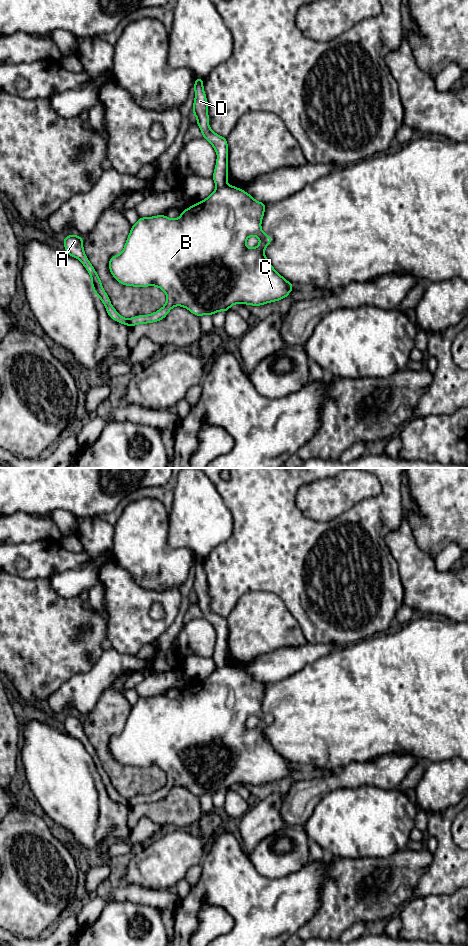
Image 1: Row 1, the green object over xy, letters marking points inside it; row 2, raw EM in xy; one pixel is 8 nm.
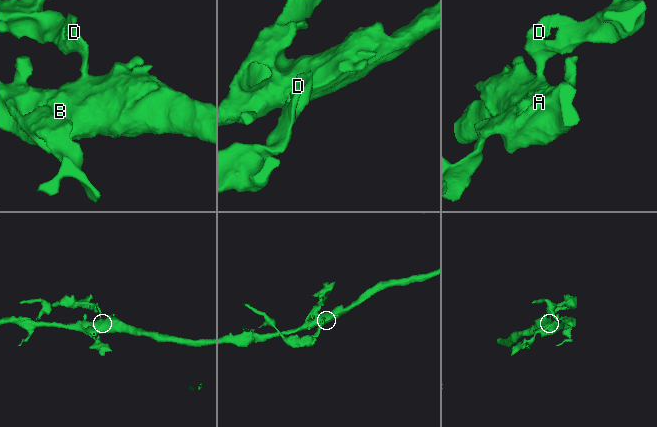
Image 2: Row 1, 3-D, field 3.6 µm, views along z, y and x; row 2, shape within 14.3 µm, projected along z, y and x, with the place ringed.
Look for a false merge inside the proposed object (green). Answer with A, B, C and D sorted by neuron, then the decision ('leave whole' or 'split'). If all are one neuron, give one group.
A B C / D | split

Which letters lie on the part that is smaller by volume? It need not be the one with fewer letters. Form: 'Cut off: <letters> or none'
Cut off: D

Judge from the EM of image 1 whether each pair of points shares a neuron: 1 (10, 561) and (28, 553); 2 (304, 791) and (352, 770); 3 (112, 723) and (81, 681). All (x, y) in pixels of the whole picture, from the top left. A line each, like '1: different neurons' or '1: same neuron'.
1: same neuron
2: same neuron
3: different neurons

